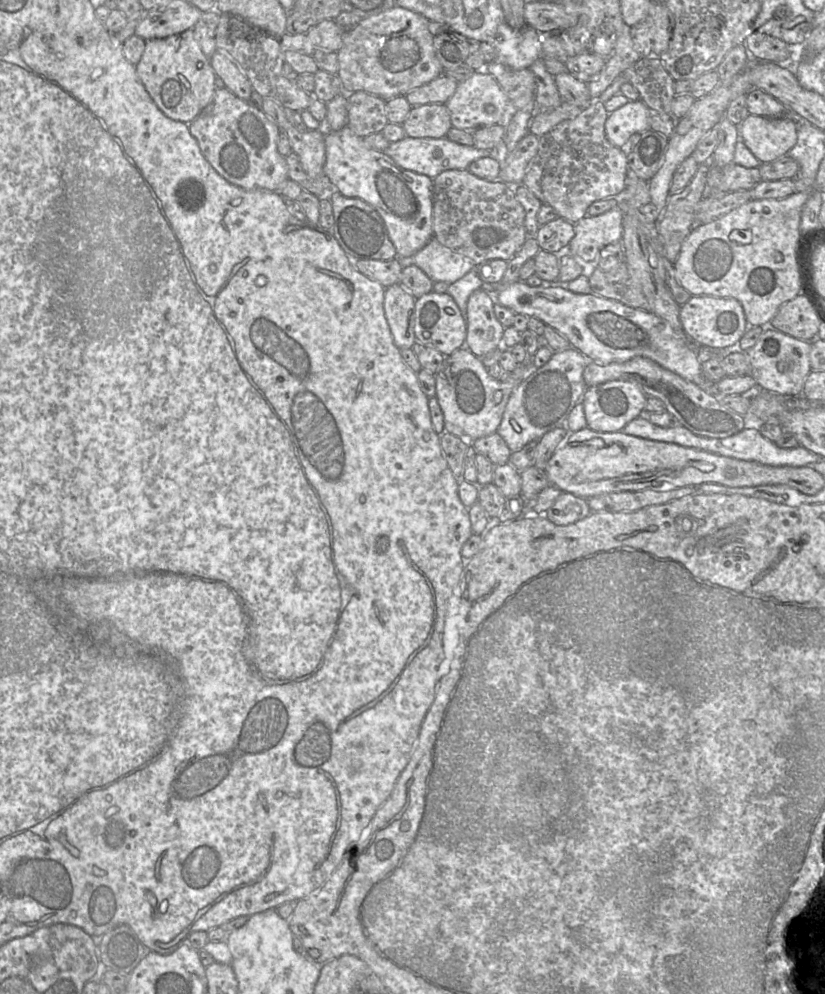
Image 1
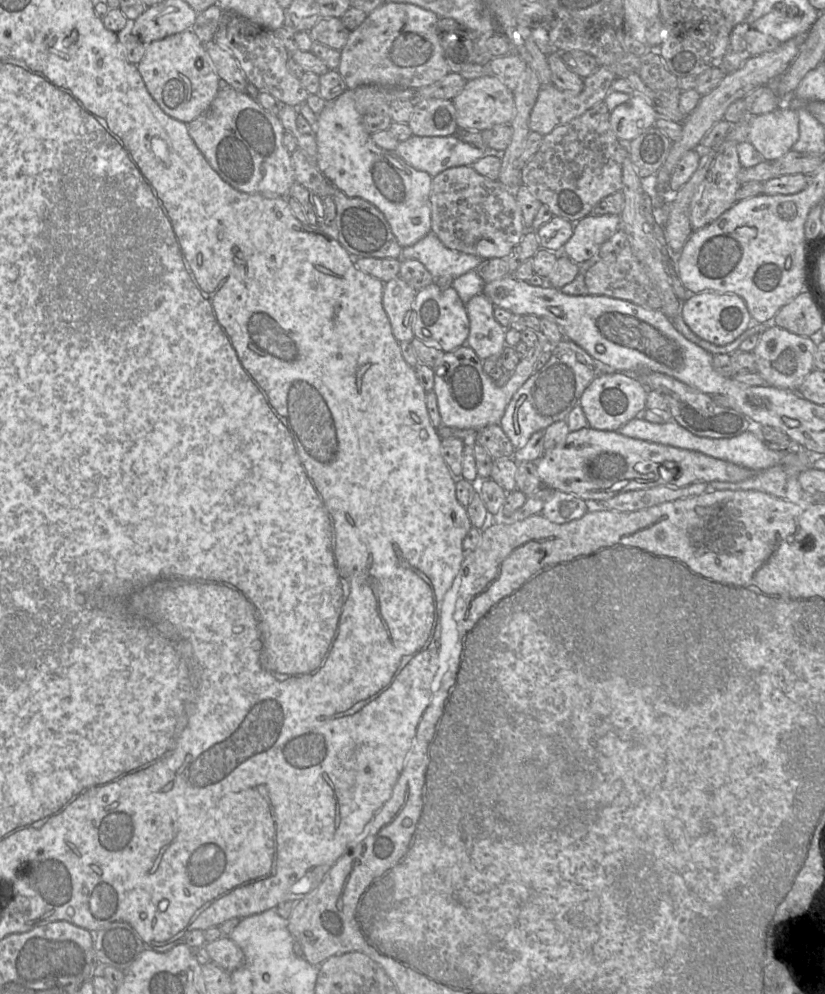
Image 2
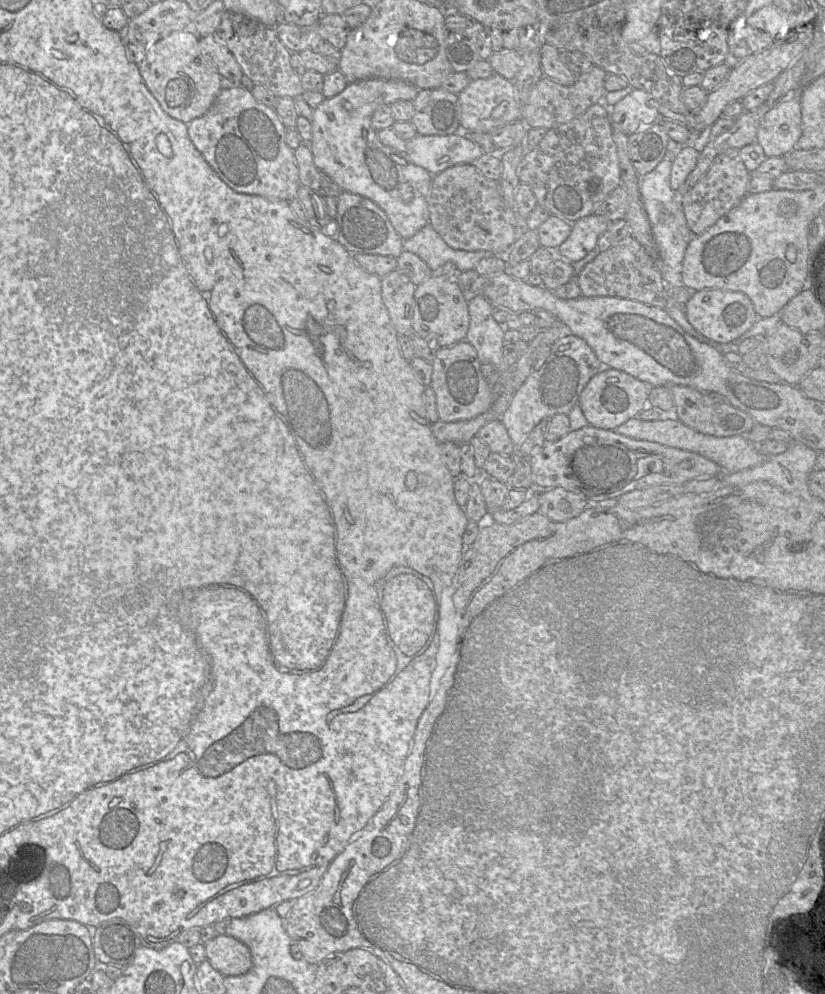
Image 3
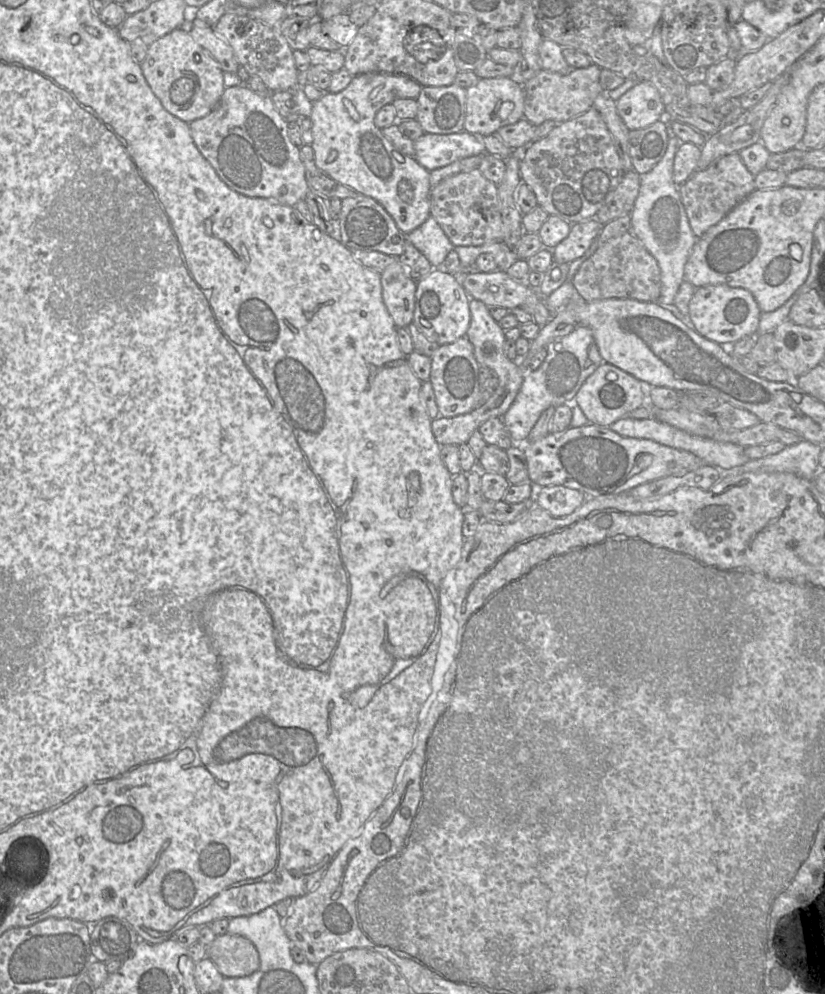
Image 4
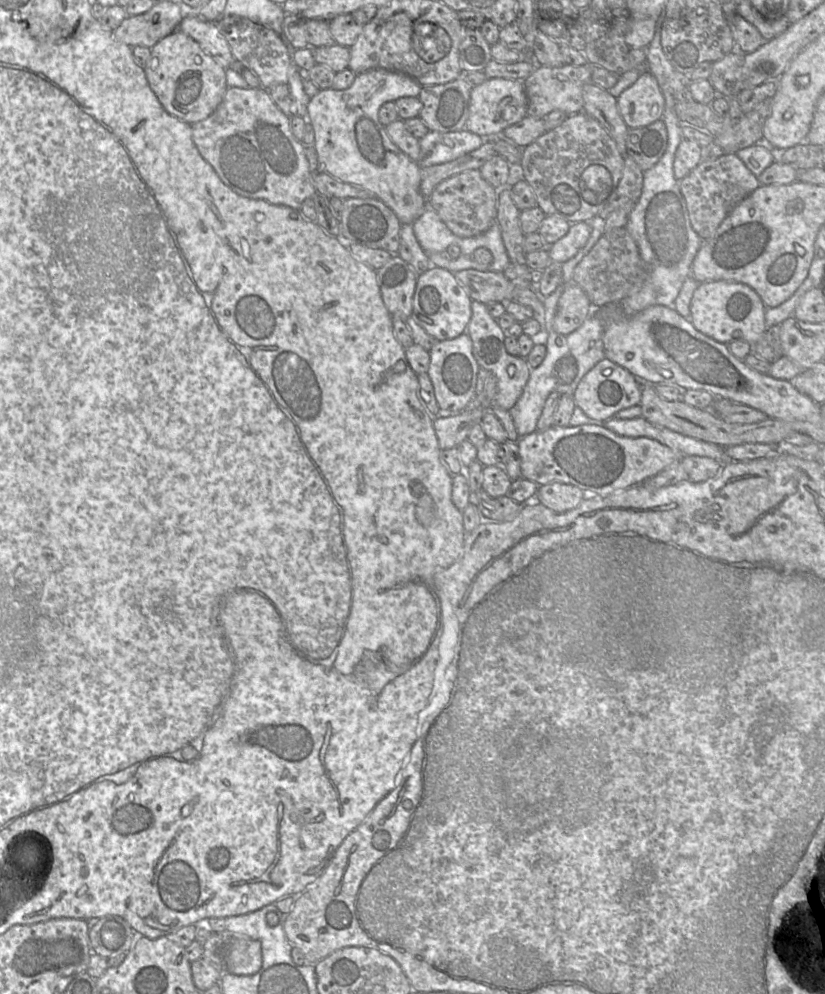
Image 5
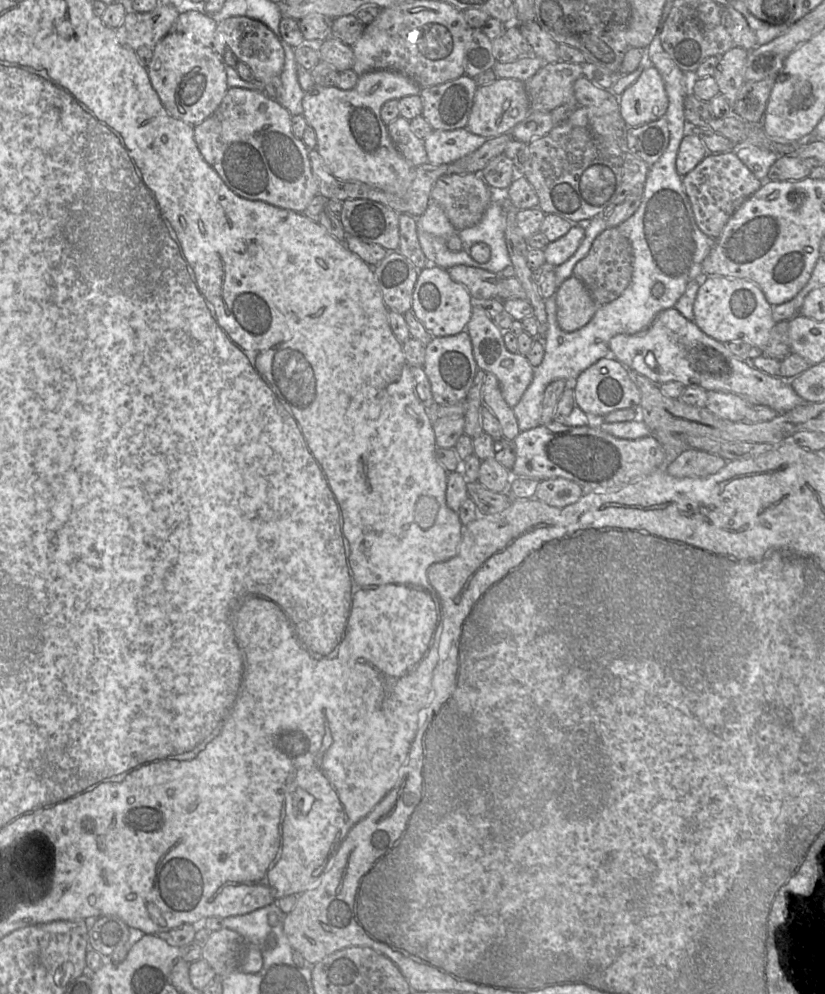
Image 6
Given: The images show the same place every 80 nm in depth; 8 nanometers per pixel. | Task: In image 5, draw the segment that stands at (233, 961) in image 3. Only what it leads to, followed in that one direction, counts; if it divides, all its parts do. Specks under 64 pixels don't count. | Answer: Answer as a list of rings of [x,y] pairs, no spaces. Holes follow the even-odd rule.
[[[226,934],[223,949],[224,972],[235,975],[253,975],[262,967],[262,948],[258,940],[244,934]]]

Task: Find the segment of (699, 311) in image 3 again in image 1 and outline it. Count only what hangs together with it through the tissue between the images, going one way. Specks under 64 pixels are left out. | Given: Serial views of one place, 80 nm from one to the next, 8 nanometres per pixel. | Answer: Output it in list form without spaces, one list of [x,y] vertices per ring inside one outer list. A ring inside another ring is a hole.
[[[693,295],[680,306],[679,319],[683,331],[692,341],[713,348],[737,348],[749,328],[741,303],[733,297]]]

